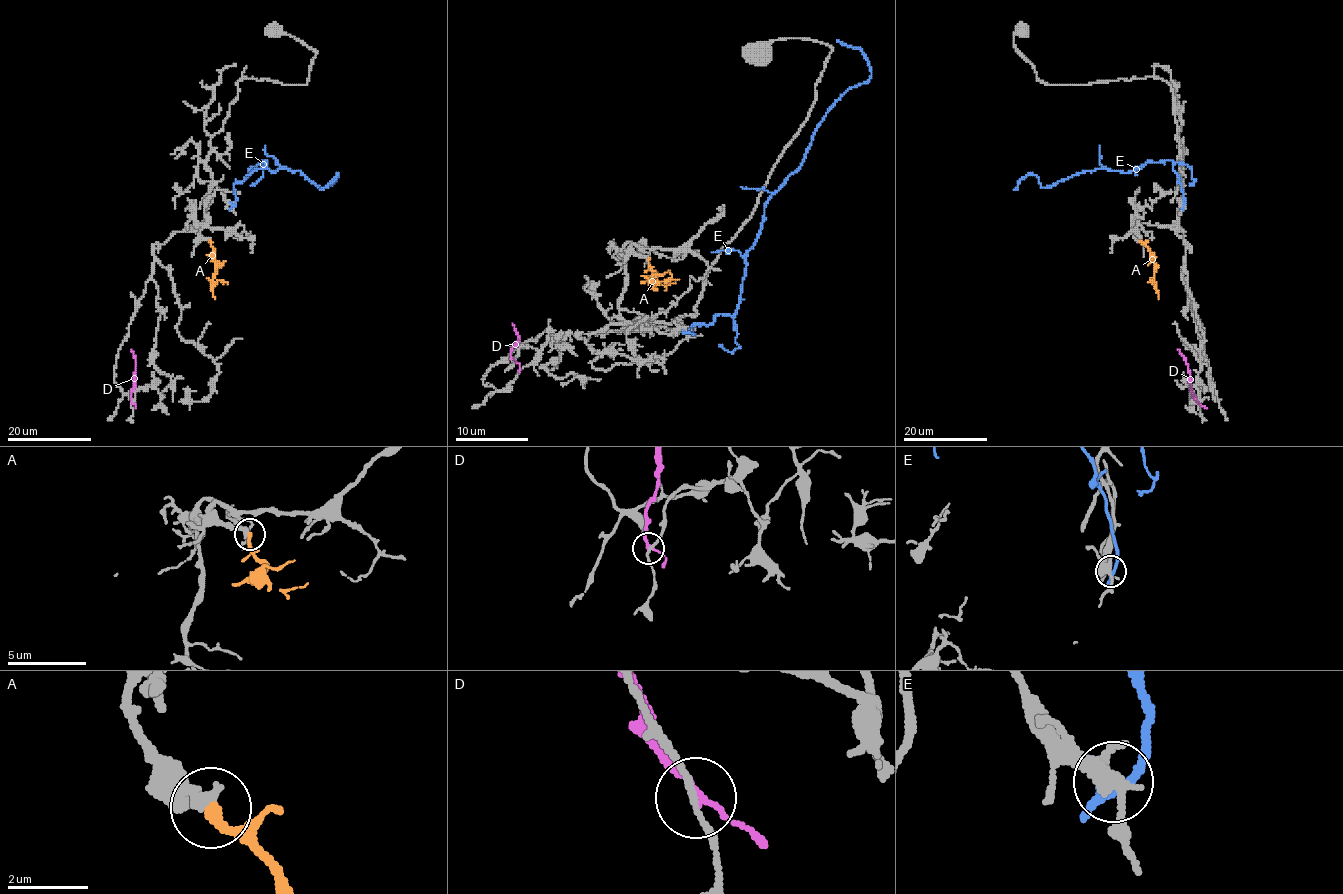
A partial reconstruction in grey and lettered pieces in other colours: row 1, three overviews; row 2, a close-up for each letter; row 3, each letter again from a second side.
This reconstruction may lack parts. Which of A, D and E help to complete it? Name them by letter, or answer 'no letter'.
A

